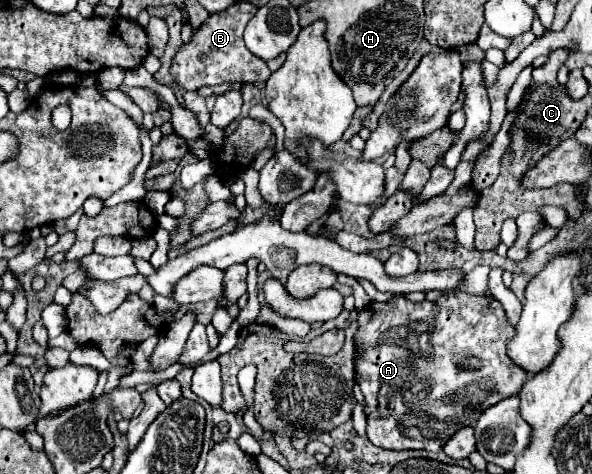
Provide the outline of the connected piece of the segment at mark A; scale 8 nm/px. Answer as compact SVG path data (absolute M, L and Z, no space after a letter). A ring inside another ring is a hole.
M464 292L460 294L452 294L452 296L444 296L438 302L410 302L404 296L394 296L388 302L370 302L364 310L358 312L358 332L356 332L356 382L368 402L368 438L374 446L386 448L386 450L430 450L430 452L438 452L442 450L442 446L448 442L448 438L458 432L464 426L476 424L480 412L484 412L486 408L490 408L492 404L498 404L500 400L508 398L508 396L516 396L520 392L520 388L524 386L524 382L530 378L530 374L524 368L518 368L518 364L514 364L508 356L508 342L514 336L514 328L506 322L506 314L504 308L500 306L500 302L492 296L468 296ZM460 364L468 364L468 370L462 370Z

